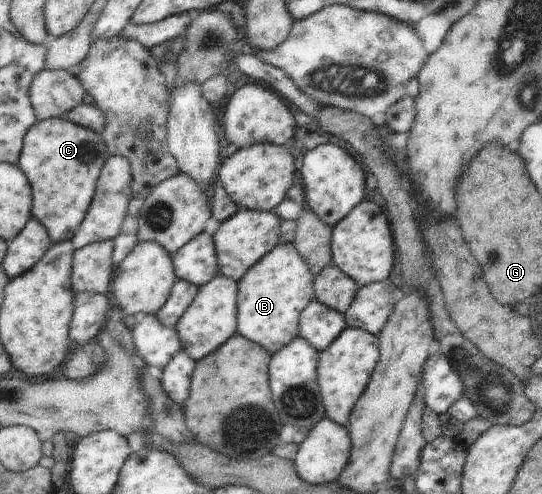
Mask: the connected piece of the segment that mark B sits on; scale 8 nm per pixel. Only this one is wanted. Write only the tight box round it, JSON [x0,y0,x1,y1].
[236,243,314,355]

